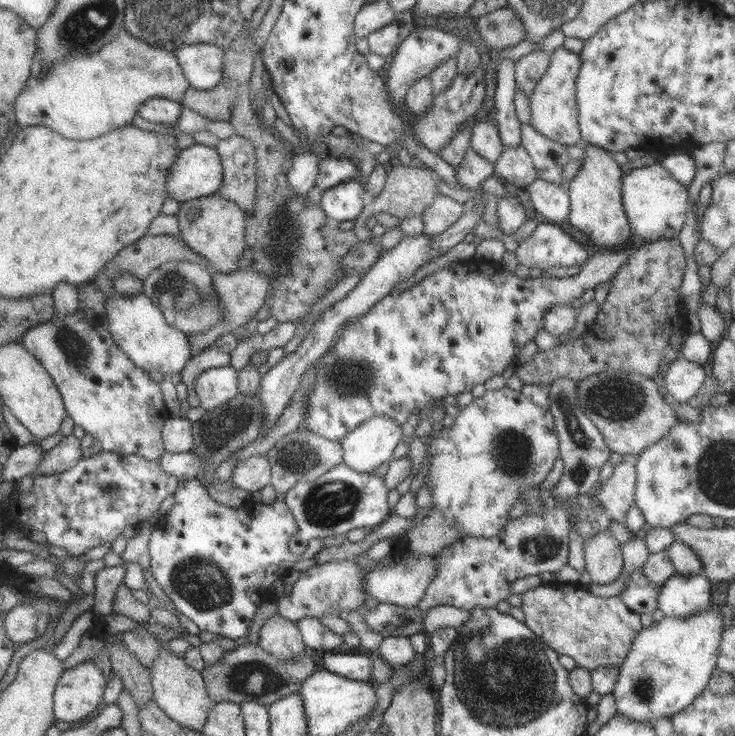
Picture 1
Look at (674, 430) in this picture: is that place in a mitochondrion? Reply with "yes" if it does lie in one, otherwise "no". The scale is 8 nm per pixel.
no

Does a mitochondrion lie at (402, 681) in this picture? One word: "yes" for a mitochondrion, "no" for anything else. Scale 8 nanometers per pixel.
no

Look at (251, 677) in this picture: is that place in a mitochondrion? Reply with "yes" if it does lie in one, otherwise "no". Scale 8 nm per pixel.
yes

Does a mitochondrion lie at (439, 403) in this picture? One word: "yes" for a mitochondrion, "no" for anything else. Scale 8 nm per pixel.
no

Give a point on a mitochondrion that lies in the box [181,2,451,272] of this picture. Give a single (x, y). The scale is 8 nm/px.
(286, 218)

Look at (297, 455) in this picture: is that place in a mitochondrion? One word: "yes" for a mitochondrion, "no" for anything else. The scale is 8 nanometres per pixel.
yes

